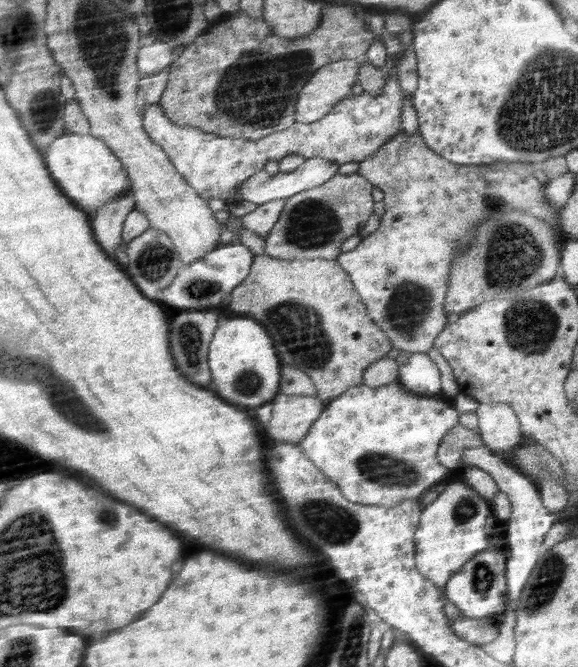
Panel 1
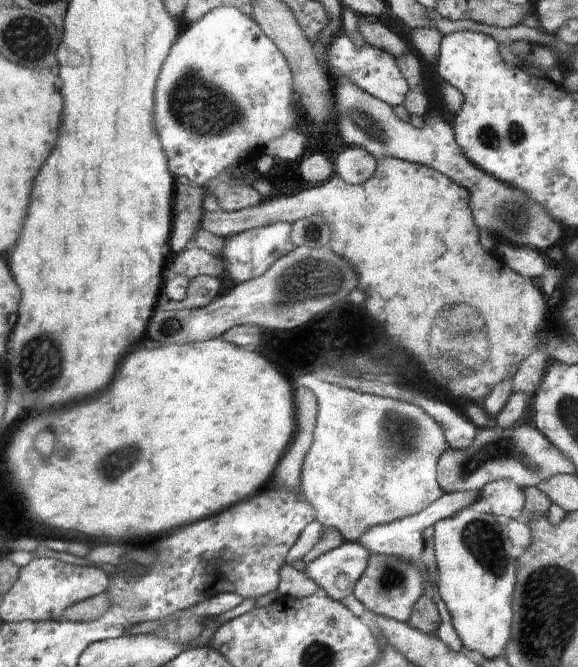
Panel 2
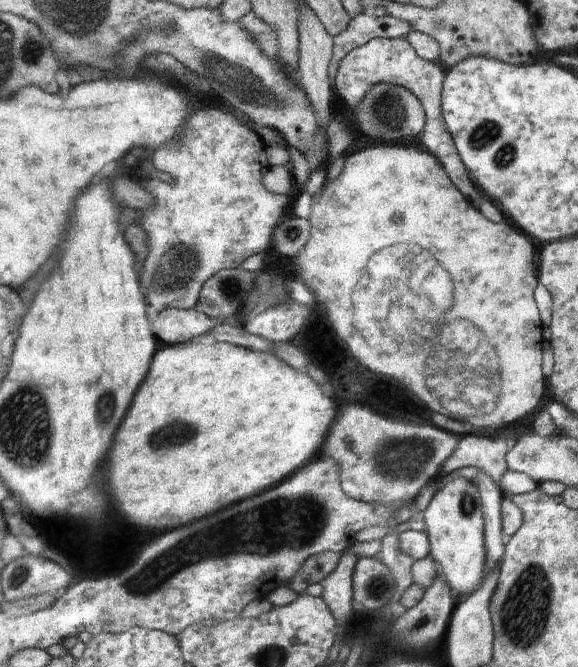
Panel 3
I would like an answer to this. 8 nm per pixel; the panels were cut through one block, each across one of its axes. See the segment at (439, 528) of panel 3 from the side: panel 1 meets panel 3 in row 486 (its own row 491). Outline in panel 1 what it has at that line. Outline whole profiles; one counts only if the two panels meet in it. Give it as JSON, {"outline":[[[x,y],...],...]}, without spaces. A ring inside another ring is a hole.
{"outline":[[[458,474],[452,476],[445,489],[434,502],[424,506],[421,524],[417,530],[417,569],[443,592],[444,614],[454,620],[463,616],[462,611],[446,596],[446,584],[456,576],[462,566],[470,562],[486,548],[484,522],[488,516],[488,504],[477,490],[463,480]]]}

